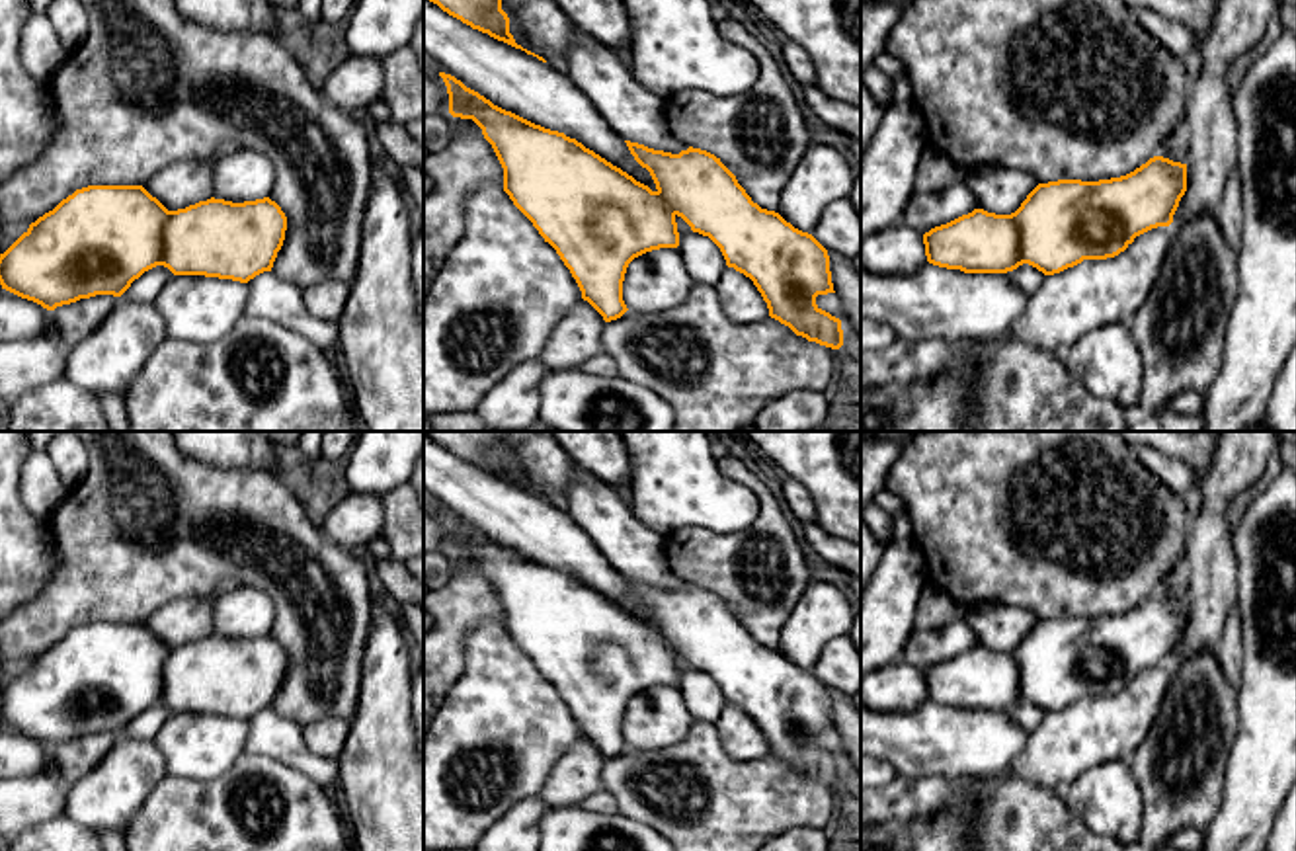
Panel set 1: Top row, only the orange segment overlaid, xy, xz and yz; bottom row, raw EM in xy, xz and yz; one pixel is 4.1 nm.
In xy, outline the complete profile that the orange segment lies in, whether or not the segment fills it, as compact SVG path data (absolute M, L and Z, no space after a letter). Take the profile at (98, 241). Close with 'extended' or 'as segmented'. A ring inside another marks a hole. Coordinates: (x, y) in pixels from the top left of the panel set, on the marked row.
M217 158L166 166L144 185L88 185L39 217L0 254L2 289L47 310L96 295L121 297L144 271L164 265L174 275L248 283L271 271L287 217L269 197L232 203L215 199Z; extended

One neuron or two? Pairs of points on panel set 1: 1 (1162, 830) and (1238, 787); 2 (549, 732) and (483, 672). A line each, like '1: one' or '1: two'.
1: two
2: one

